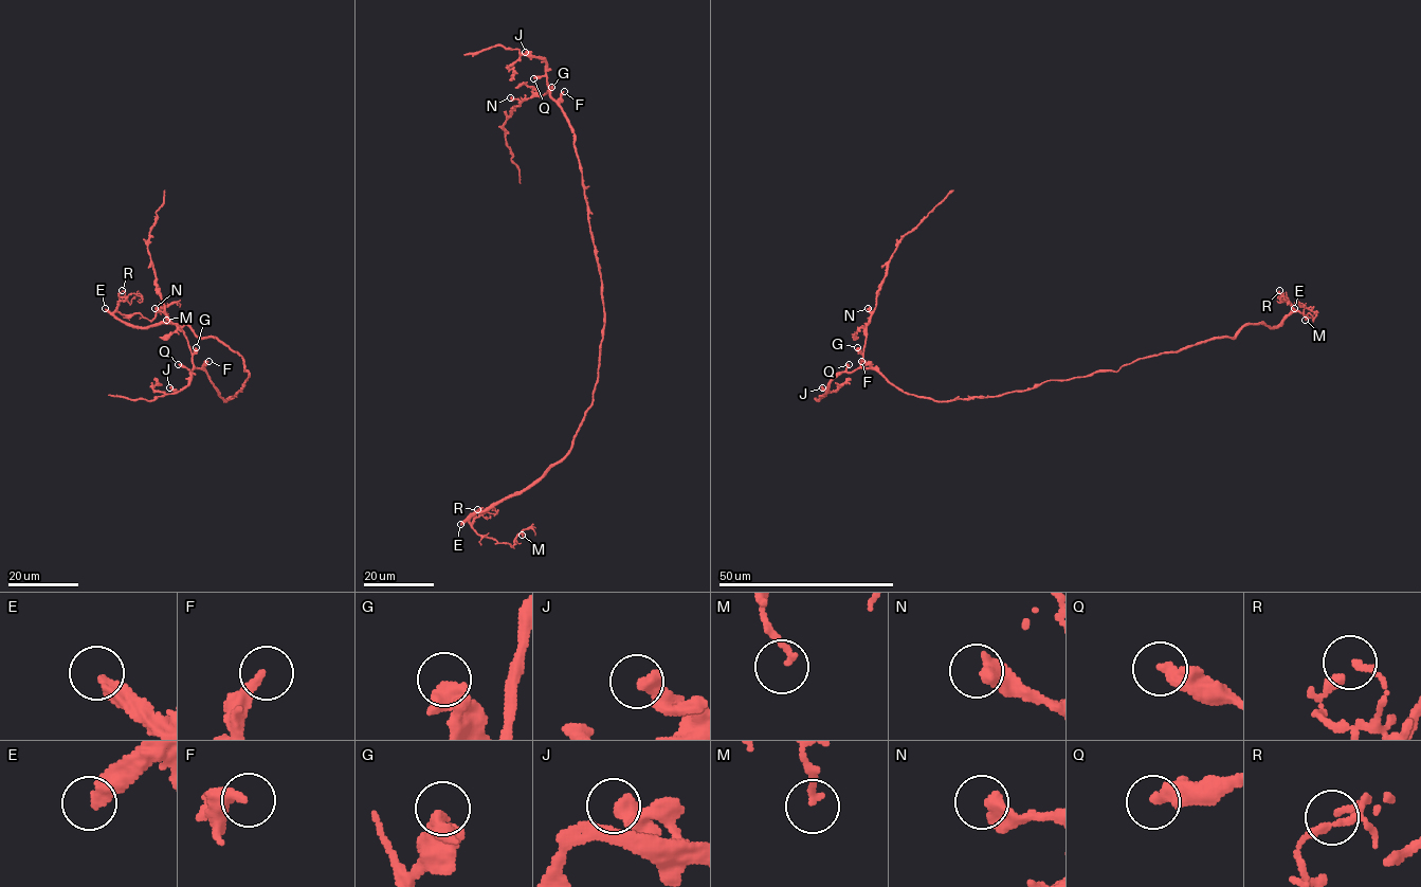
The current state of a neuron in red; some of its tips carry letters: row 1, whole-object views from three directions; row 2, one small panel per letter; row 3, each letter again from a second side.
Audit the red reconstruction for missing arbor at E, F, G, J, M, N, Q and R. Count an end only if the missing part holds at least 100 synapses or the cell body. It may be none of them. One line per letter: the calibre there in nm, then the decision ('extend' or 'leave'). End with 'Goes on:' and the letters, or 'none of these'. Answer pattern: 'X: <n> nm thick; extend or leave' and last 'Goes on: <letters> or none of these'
E: 340 nm thick; extend
F: 280 nm thick; leave
G: 550 nm thick; leave
J: 440 nm thick; leave
M: 160 nm thick; leave
N: 440 nm thick; leave
Q: 440 nm thick; leave
R: 160 nm thick; leave
Goes on: E

